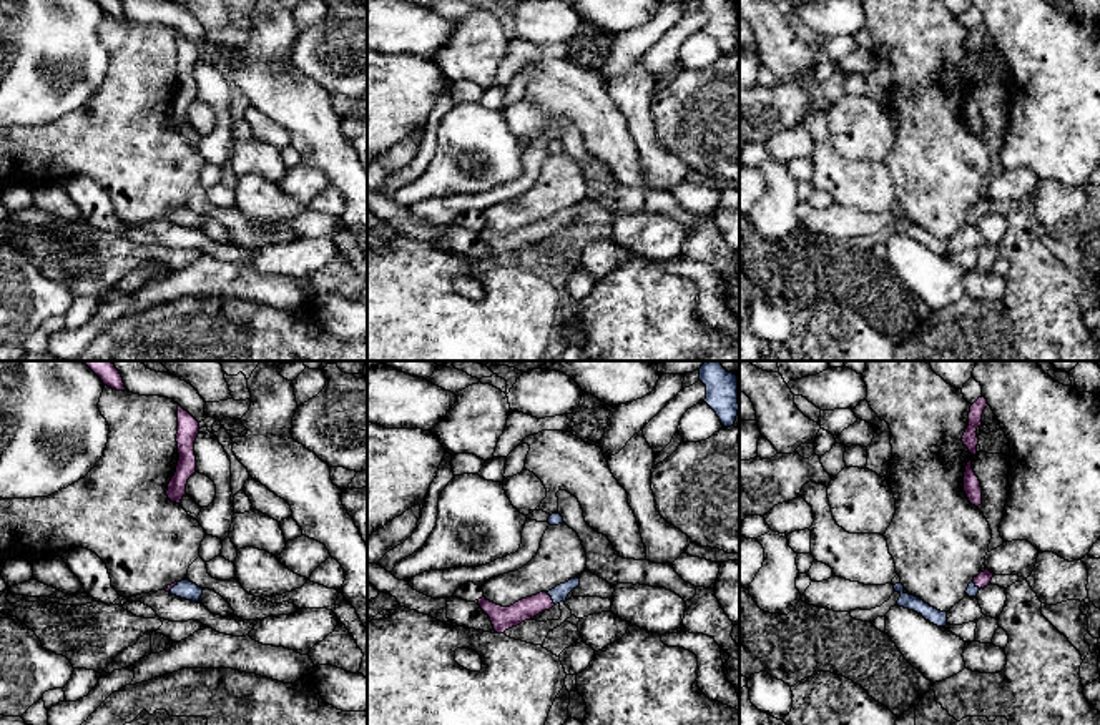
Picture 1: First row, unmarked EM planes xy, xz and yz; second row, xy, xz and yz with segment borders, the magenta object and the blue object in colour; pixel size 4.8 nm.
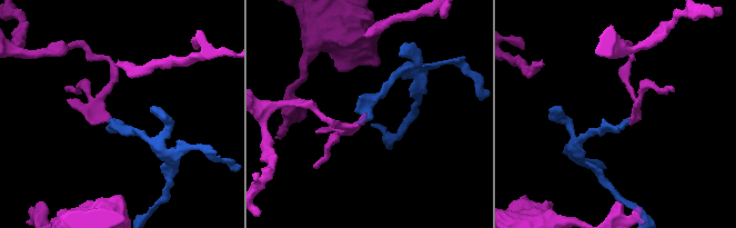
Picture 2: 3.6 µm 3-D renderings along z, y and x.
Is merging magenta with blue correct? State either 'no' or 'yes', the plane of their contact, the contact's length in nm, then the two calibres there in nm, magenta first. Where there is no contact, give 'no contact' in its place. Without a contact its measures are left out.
yes; contact in xz; length 80 nm; calibres 110 and 80 nm

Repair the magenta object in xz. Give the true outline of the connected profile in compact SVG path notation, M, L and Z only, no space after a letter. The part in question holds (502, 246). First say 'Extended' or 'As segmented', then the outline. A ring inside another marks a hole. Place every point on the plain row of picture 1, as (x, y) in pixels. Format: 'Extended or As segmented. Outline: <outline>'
Extended. Outline: M570 206L548 219L522 226L510 234L497 233L485 224L479 226L480 236L489 243L494 258L505 261L508 256L520 253L538 241L550 238L553 233L565 229L568 221L580 213L580 206Z

